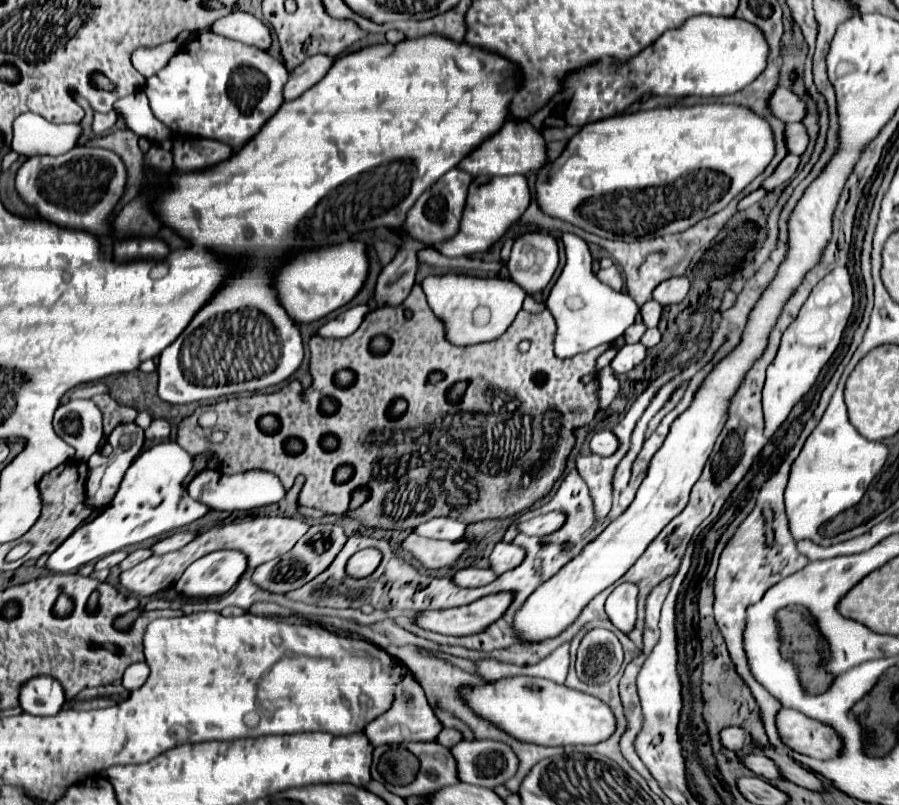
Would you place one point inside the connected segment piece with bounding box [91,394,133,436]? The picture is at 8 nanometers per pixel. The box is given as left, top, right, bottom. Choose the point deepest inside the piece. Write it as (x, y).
(113, 414)

